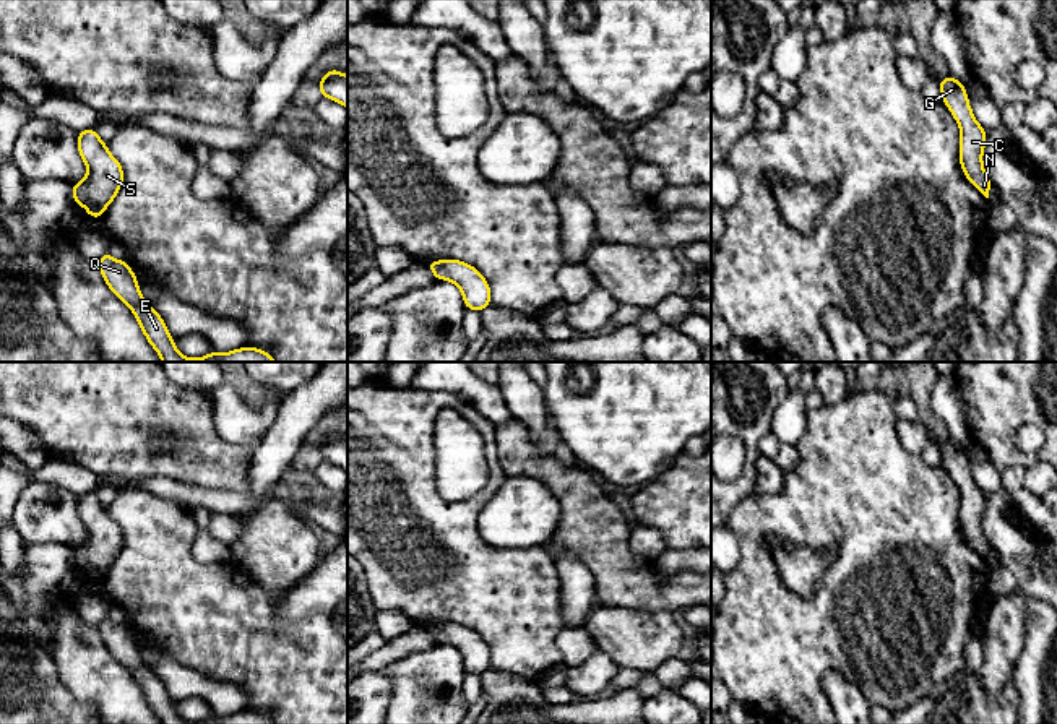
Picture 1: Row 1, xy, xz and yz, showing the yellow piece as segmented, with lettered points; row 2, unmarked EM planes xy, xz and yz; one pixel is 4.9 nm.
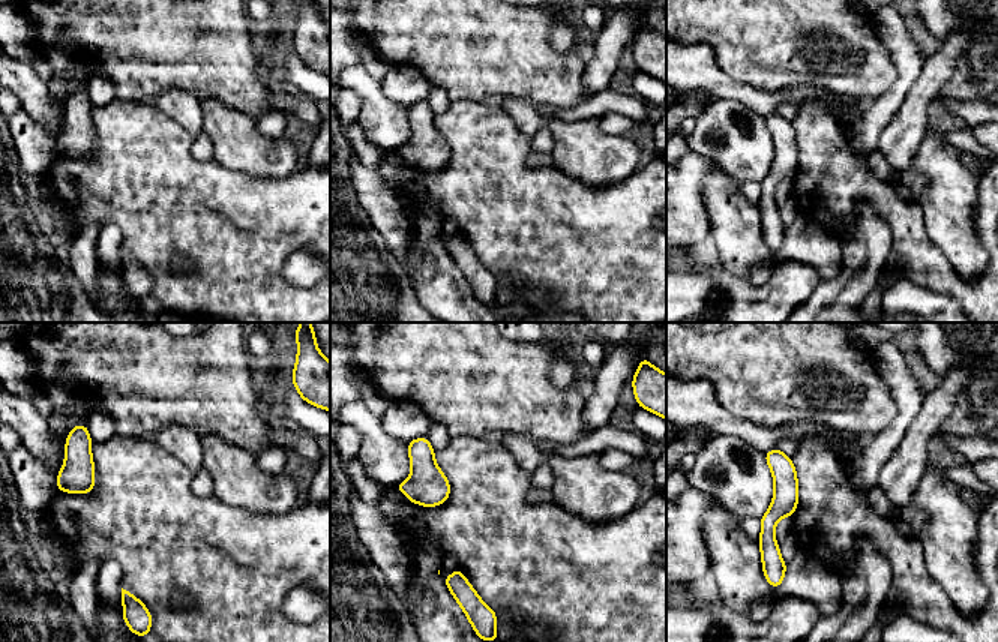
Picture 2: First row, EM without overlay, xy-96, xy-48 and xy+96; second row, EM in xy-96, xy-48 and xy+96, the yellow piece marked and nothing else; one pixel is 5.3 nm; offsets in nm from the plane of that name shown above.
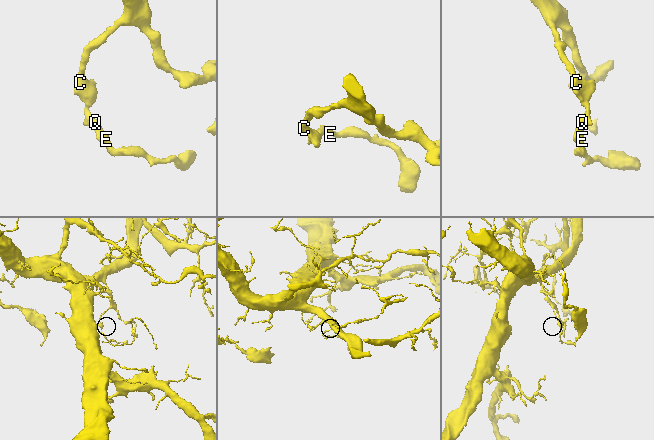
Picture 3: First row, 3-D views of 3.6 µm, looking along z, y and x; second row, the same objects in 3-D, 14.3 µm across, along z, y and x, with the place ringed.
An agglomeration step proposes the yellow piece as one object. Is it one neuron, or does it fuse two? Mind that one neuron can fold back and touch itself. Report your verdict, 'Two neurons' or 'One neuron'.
One neuron

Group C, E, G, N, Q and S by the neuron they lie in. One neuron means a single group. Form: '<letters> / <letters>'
C E G N Q S

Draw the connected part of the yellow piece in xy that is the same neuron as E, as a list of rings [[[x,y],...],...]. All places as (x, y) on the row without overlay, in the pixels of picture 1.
[[[107,615],[101,620],[97,631],[110,654],[135,677],[148,706],[162,724],[274,724],[257,711],[240,711],[224,718],[213,714],[200,722],[182,719],[161,679],[143,662],[136,640],[125,623],[114,623]]]

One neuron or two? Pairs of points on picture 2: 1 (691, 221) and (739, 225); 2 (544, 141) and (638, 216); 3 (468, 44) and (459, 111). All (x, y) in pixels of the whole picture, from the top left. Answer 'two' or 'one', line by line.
1: two
2: two
3: two

